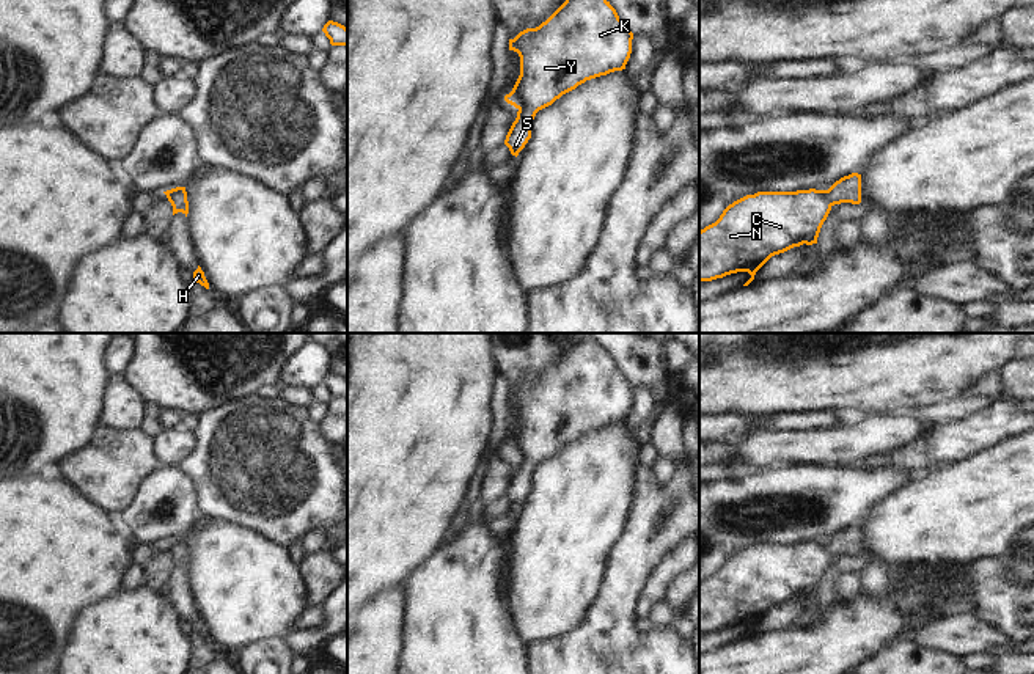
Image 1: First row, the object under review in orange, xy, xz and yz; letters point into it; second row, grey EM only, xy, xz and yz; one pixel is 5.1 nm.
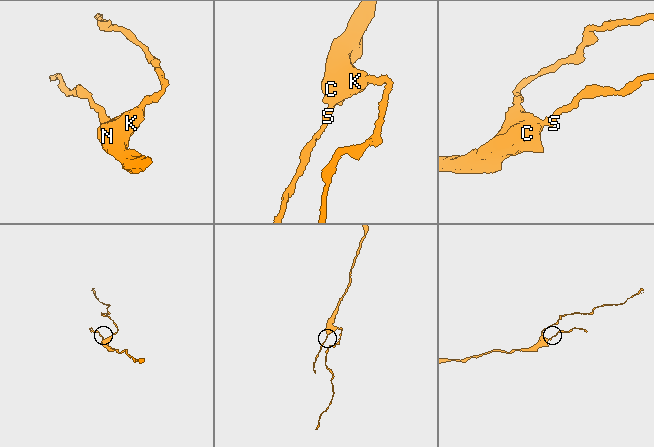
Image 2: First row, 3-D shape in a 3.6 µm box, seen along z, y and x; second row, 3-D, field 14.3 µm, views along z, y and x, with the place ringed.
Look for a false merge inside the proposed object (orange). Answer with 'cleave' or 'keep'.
keep

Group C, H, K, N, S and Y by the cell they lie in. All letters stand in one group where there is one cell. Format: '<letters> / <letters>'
C H K N S Y

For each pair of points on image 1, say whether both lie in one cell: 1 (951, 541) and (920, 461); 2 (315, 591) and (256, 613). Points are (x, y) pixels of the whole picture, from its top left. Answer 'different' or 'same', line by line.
1: different
2: different

